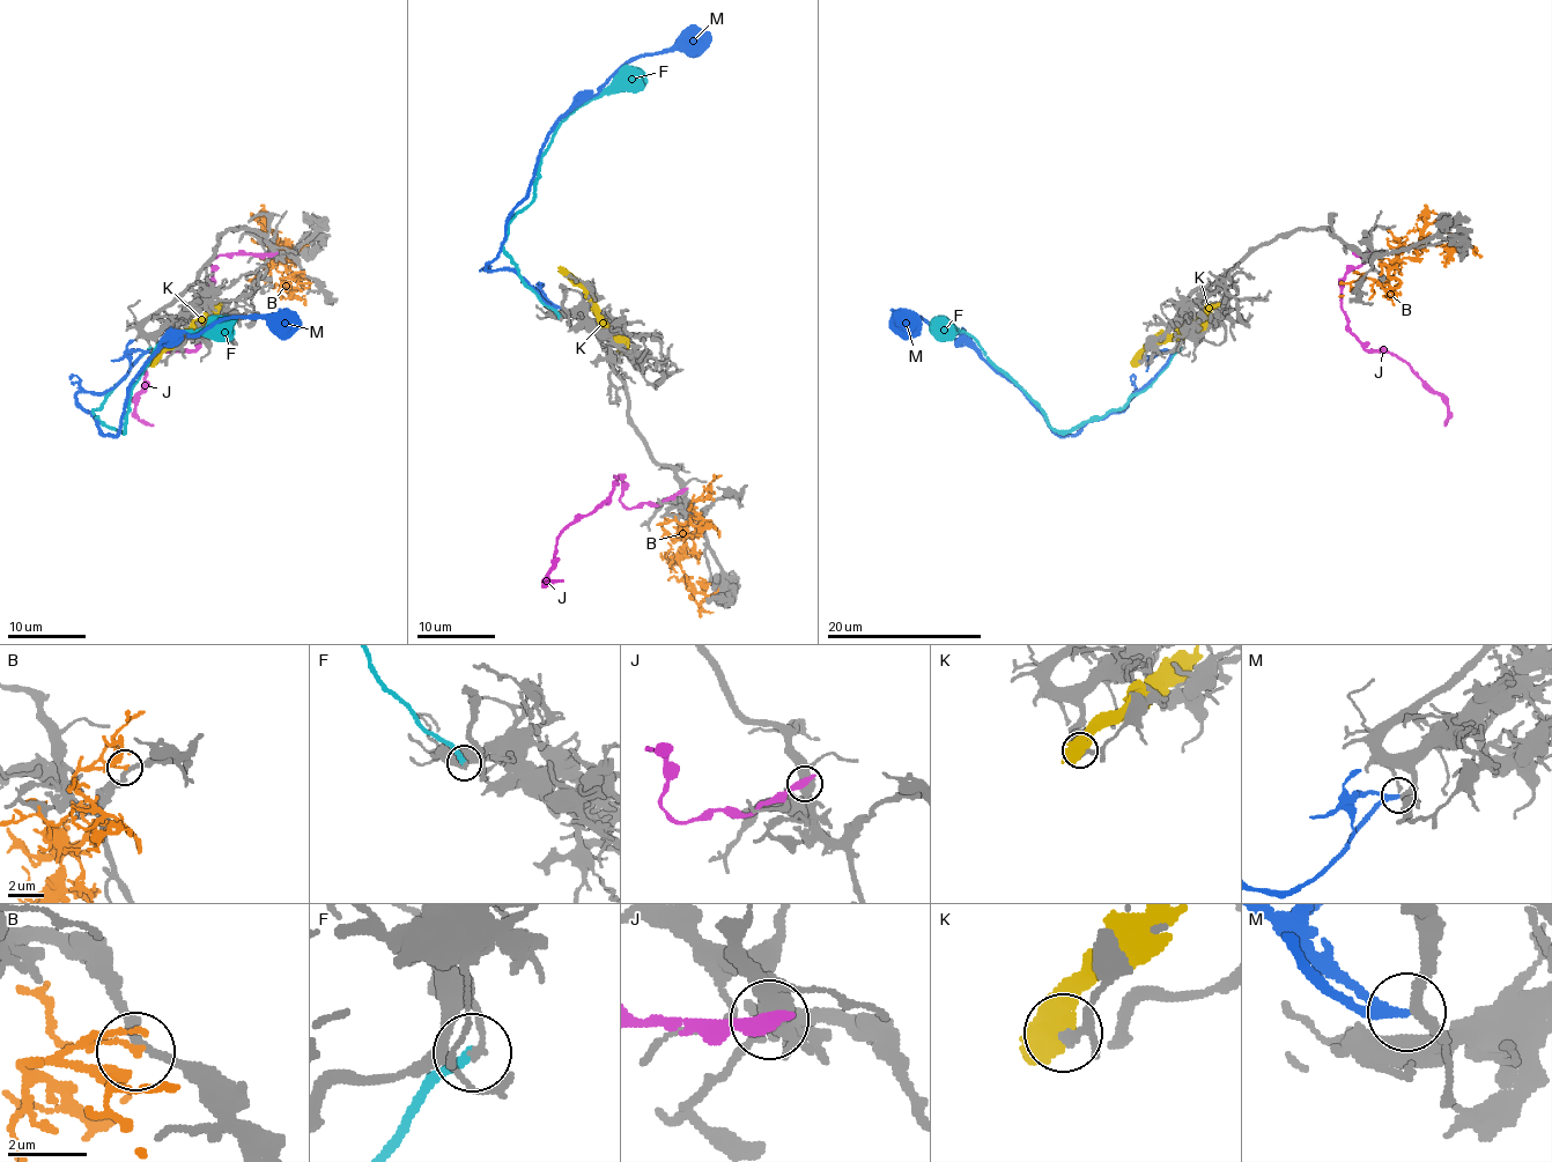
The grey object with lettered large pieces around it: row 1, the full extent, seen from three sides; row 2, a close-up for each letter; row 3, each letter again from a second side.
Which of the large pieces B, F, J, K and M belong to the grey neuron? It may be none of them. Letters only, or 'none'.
M

